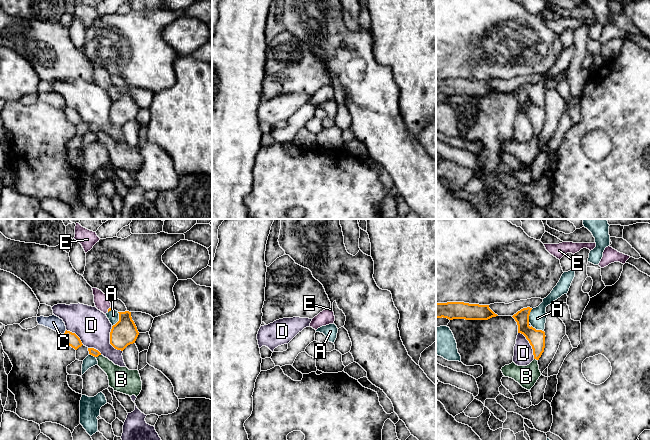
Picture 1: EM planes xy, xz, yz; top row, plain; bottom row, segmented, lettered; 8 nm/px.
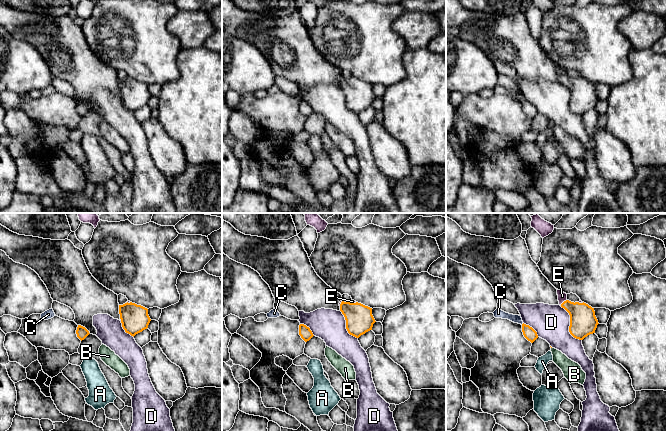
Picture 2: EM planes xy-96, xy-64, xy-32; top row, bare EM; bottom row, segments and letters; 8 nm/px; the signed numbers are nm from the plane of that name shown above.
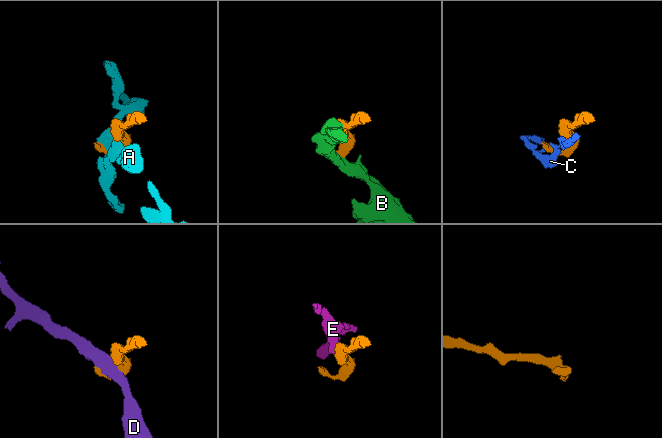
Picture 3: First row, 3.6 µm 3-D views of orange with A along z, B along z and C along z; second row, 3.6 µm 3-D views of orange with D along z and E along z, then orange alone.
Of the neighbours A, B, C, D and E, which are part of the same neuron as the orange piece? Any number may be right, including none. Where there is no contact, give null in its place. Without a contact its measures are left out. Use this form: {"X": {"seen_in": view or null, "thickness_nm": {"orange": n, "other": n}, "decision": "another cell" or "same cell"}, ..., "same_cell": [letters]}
{"A": {"seen_in": "xy", "thickness_nm": {"orange": 200, "other": 90}, "decision": "another cell"}, "B": {"seen_in": "xy", "thickness_nm": {"orange": 60, "other": 180}, "decision": "another cell"}, "C": {"seen_in": "xy", "thickness_nm": {"orange": 100, "other": 120}, "decision": "another cell"}, "D": {"seen_in": "xy", "thickness_nm": {"orange": 200, "other": 280}, "decision": "another cell"}, "E": {"seen_in": "xy", "thickness_nm": {"orange": 20, "other": 130}, "decision": "same cell"}, "same_cell": ["E"]}

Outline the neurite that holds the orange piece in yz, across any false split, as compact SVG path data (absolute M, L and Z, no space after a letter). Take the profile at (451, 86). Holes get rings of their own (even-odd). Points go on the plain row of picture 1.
M464 78L436 79L436 94L488 96L498 92L489 81L469 80Z

